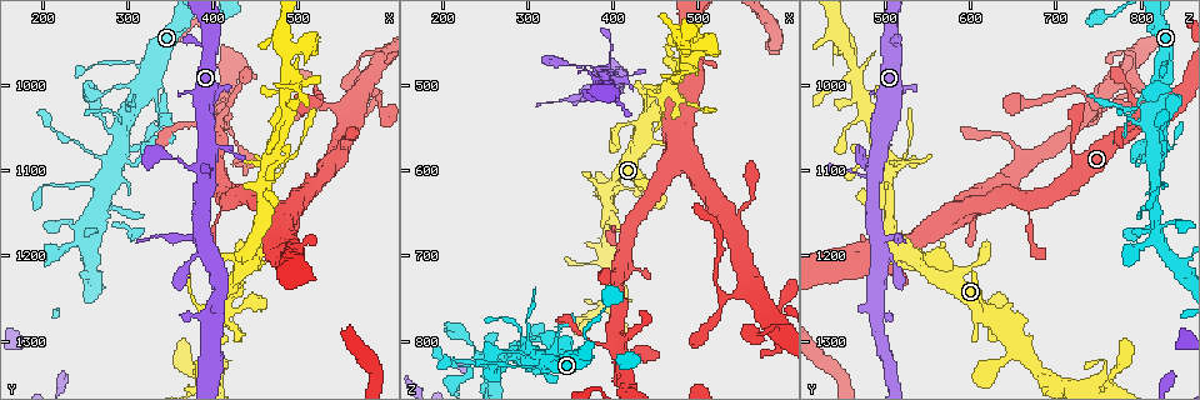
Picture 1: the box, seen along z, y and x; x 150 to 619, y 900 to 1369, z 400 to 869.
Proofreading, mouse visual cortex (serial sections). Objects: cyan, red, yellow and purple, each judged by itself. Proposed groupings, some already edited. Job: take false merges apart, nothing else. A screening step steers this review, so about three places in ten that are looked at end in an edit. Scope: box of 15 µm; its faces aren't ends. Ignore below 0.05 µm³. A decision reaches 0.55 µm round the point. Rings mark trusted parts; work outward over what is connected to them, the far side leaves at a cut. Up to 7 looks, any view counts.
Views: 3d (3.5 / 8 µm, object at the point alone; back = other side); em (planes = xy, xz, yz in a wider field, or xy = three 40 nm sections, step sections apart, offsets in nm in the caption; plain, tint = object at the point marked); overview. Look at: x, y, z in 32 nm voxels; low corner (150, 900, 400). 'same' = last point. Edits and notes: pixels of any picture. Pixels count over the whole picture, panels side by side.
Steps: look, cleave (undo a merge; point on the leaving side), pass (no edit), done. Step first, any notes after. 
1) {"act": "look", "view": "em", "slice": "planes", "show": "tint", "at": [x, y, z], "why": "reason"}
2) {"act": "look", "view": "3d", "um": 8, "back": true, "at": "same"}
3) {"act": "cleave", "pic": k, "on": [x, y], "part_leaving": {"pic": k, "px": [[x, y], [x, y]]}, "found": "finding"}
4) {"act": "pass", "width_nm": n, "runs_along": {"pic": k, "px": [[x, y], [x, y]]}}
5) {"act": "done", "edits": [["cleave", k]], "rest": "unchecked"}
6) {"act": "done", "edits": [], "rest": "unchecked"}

{"act": "look", "view": "3d", "um": 8, "at": [370, 1180, 515], "why": "a narrow waist"}

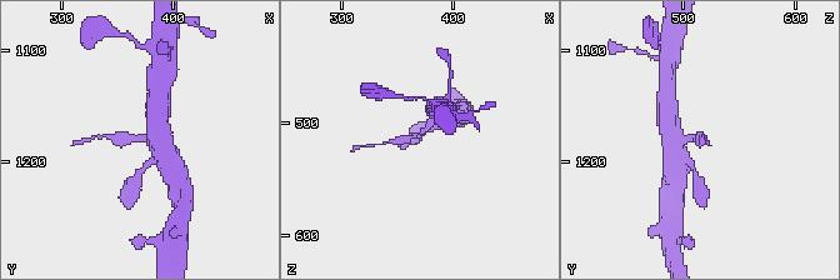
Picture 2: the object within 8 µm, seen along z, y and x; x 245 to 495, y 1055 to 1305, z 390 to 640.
{"act": "look", "view": "3d", "um": 3.5, "at": [368, 1178, 512]}

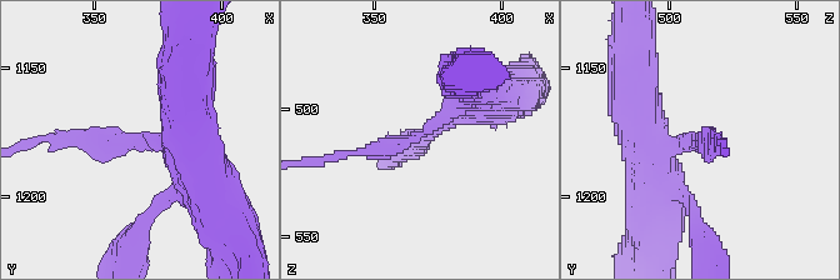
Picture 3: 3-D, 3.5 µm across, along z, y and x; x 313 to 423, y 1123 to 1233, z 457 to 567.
{"act": "look", "view": "em", "slice": "xy", "step": 3, "show": "tint", "at": [366, 1178, 510], "why": "now the EM"}

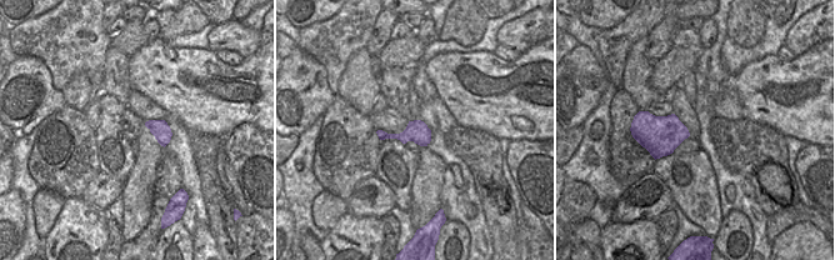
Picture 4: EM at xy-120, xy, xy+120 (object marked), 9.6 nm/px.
{"act": "cleave", "pic": 3, "on": [375, 151], "width_nm": 220, "part_leaving": {"pic": 3, "px": [[413, 139], [313, 161]]}, "found": "a second cell is stuck on"}

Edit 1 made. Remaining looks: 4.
{"act": "look", "view": "3d", "um": 3.5, "at": [470, 1085, 500], "why": "calibre changes"}

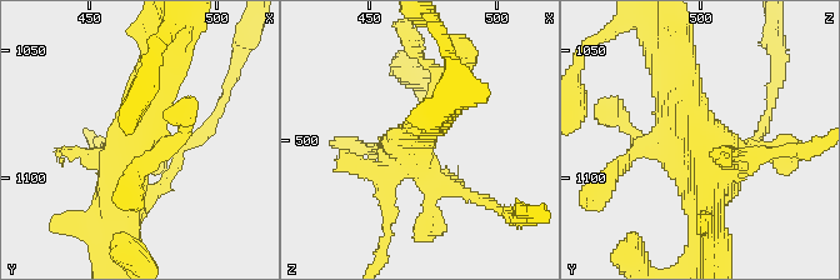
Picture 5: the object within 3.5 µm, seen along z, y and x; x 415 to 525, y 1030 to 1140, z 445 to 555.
{"act": "look", "view": "em", "slice": "planes", "show": "tint", "at": [467, 1085, 500]}

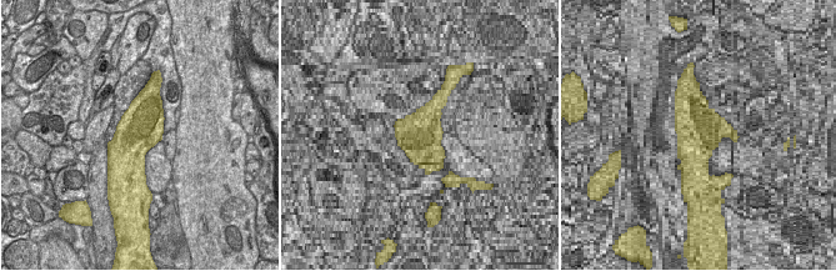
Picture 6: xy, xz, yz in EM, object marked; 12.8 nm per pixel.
{"act": "pass", "runs_along": {"pic": 5, "px": [[121, 216], [118, 155], [155, 64]]}, "found": "one cell here"}

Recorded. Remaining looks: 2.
{"act": "look", "view": "3d", "um": 3.5, "at": [595, 1010, 780], "why": "abrupt turn"}

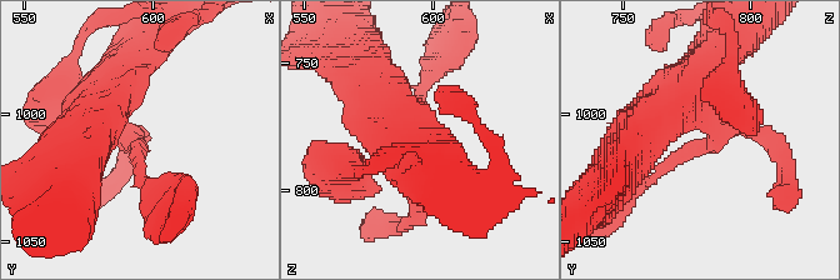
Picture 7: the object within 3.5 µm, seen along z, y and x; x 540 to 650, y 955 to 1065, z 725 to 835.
{"act": "look", "view": "em", "slice": "xy", "step": 5, "show": "tint", "at": [595, 1014, 782], "arms": 3, "arm_widths_nm": [150, 200, 350], "why": "need the tissue"}

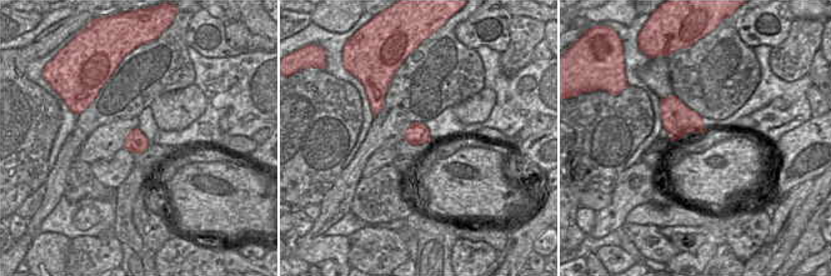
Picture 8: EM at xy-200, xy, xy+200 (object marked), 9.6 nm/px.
{"act": "pass", "runs_along": {"pic": 7, "px": [[96, 98], [139, 148], [150, 186]]}, "found": "all the same cell"}

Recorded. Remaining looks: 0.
{"act": "done", "edits": [["cleave", 3]], "rest": "unchecked"}

